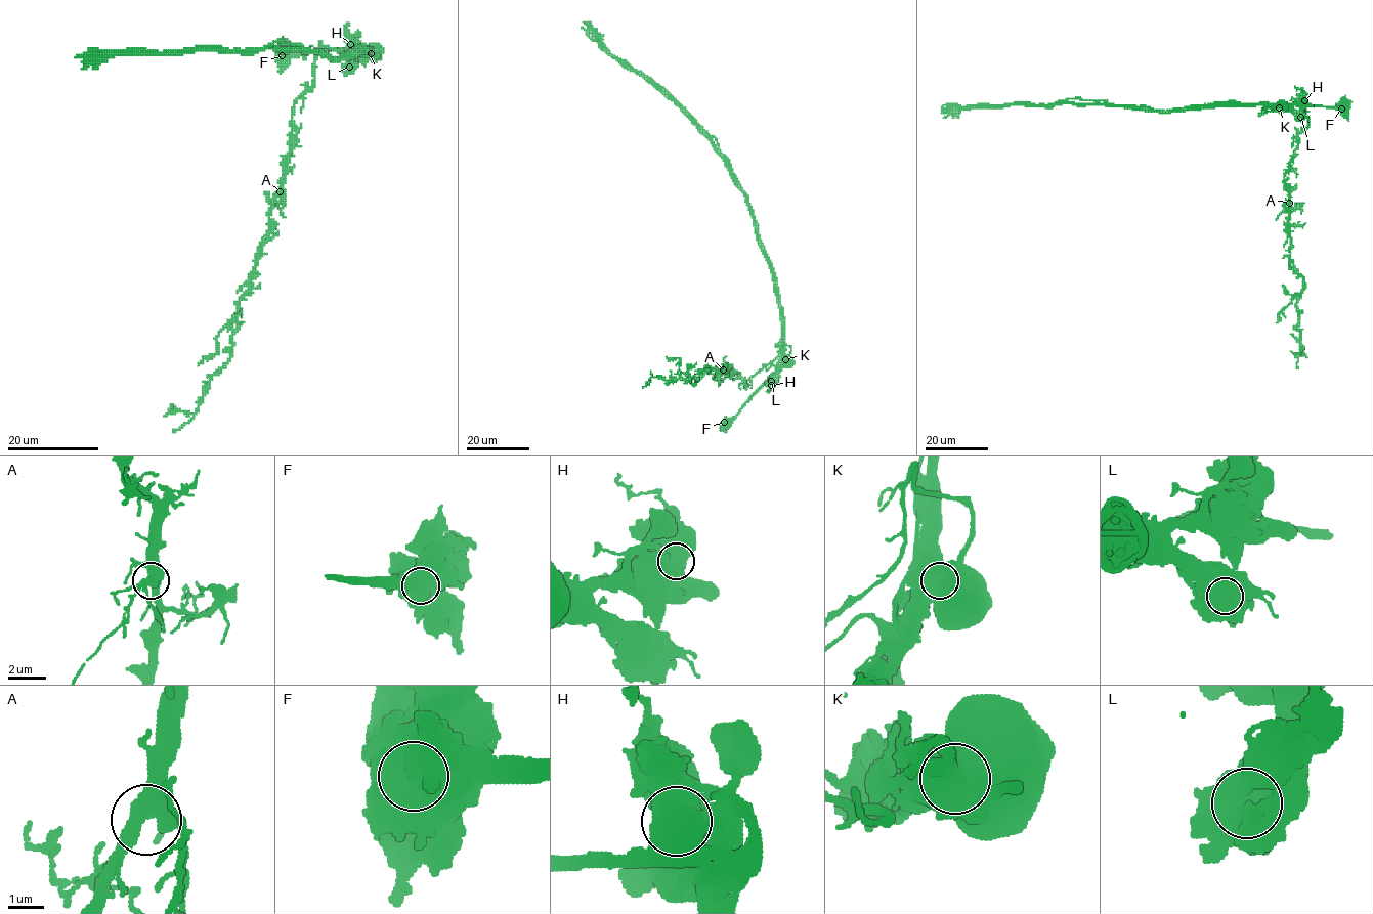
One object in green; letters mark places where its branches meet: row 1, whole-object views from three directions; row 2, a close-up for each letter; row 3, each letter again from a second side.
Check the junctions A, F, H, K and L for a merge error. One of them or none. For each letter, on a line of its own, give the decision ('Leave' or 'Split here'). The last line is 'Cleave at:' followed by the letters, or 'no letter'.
A: Leave
F: Leave
H: Leave
K: Split here
L: Leave
Cleave at: K

